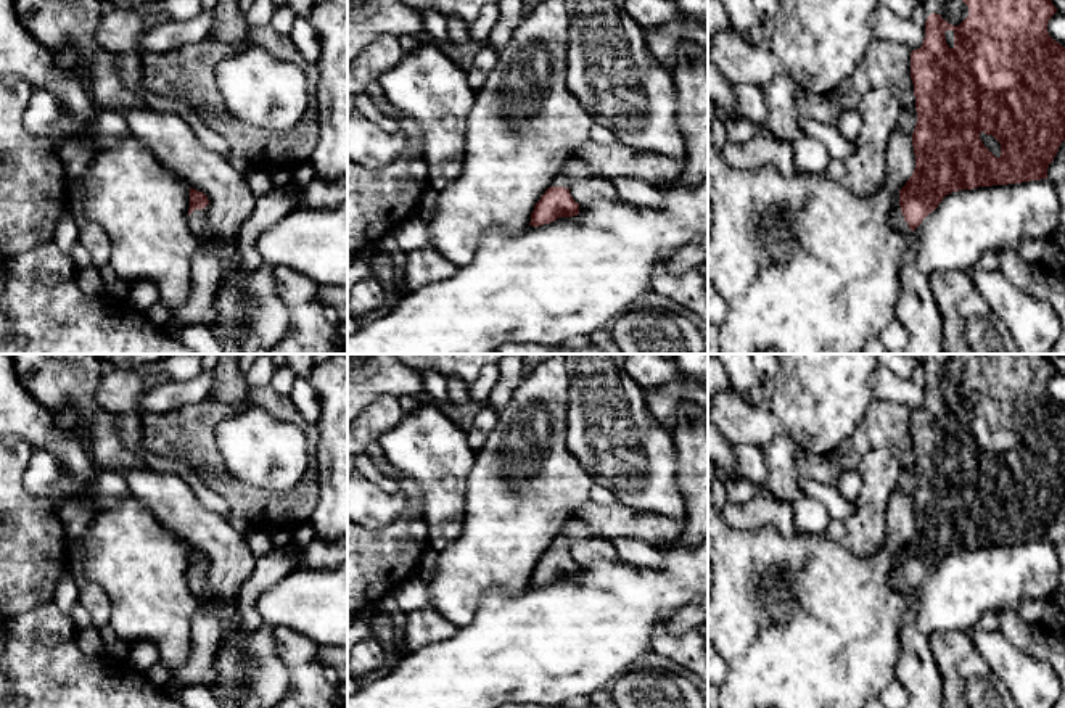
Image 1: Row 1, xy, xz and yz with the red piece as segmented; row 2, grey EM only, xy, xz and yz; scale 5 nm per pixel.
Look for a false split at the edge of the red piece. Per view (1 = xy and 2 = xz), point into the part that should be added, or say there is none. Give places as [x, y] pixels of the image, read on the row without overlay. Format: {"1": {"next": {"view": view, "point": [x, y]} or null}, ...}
{"1": {"next": {"view": "xy", "point": [198, 580]}}, "2": {"next": {"view": "xz", "point": [573, 530]}}}

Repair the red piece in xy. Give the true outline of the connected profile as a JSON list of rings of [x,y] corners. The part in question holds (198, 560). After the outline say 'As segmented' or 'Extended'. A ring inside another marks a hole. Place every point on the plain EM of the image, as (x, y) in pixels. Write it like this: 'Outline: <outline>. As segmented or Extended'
Outline: [[[190,549],[190,570],[188,570],[188,584],[190,591],[203,599],[208,594],[208,573],[211,568],[209,558],[195,549]]]. Extended

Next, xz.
Outline: [[[568,520],[563,529],[553,537],[552,545],[536,563],[529,586],[539,587],[550,584],[558,578],[573,578],[579,574],[579,563],[570,554],[570,547],[576,539],[590,536],[587,526],[581,520]]]. Extended

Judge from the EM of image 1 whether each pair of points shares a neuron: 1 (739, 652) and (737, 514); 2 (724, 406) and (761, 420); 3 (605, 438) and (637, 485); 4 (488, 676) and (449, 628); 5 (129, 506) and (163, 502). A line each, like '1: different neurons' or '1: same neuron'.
1: different neurons
2: same neuron
3: same neuron
4: different neurons
5: different neurons

